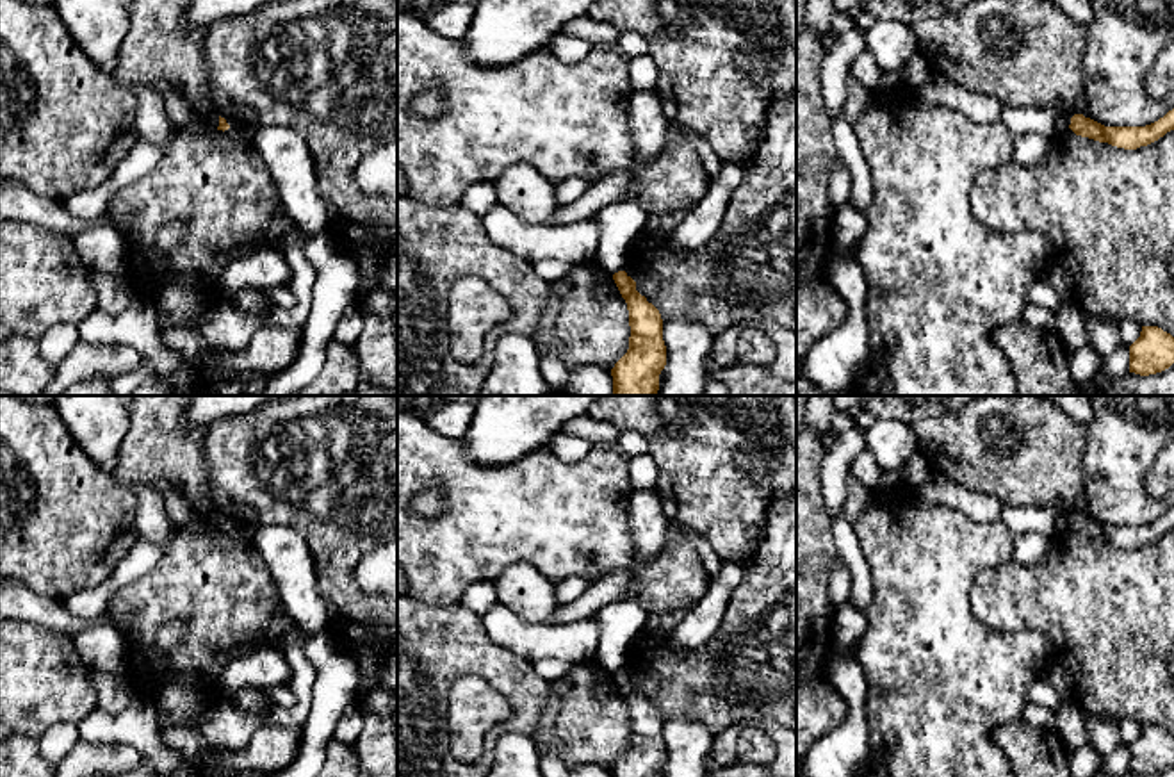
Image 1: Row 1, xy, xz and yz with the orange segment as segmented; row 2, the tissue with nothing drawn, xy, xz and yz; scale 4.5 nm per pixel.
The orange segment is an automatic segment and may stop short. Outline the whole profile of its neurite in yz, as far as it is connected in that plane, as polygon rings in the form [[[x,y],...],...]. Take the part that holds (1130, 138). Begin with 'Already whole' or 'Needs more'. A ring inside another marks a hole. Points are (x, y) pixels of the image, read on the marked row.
Already whole. [[[1174,109],[1158,121],[1145,127],[1105,127],[1090,118],[1085,118],[1083,114],[1074,114],[1071,118],[1069,128],[1081,137],[1108,143],[1124,150],[1137,150],[1174,130]]]

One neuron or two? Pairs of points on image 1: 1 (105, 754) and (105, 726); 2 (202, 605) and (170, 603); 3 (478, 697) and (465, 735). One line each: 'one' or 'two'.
1: two
2: one
3: one

